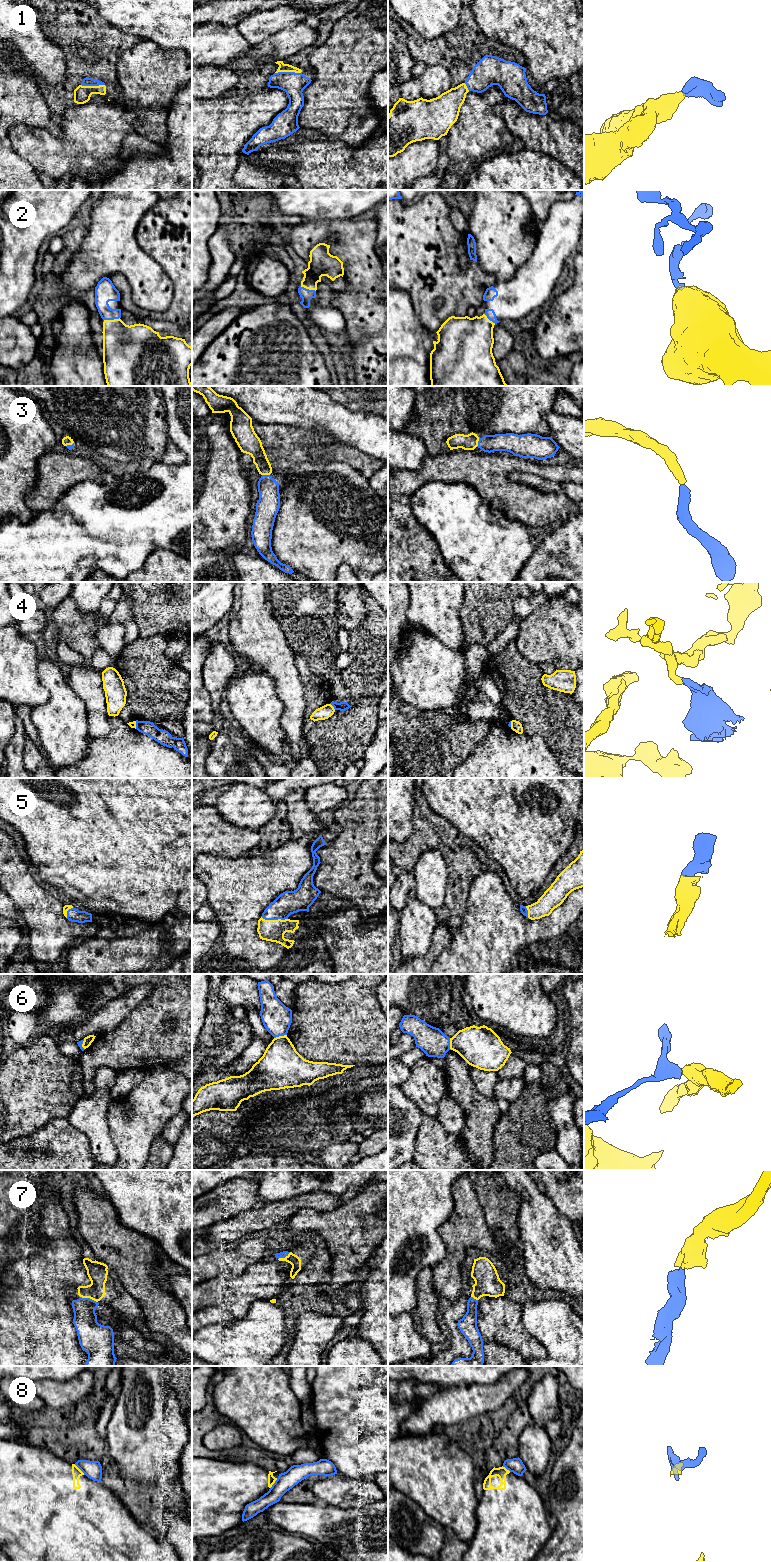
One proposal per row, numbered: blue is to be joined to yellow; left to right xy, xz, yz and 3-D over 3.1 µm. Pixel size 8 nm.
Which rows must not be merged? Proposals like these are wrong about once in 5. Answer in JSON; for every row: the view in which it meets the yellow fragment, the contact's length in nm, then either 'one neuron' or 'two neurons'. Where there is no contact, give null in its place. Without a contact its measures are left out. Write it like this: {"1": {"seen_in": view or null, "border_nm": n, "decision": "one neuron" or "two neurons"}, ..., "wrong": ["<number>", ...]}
{"1": {"seen_in": "xz", "border_nm": 200, "decision": "one neuron"}, "2": {"seen_in": "xy", "border_nm": 130, "decision": "one neuron"}, "3": {"seen_in": "xz", "border_nm": 60, "decision": "one neuron"}, "4": {"seen_in": "xz", "border_nm": 70, "decision": "two neurons"}, "5": {"seen_in": "xz", "border_nm": 220, "decision": "one neuron"}, "6": {"seen_in": "xz", "border_nm": 110, "decision": "two neurons"}, "7": {"seen_in": "xy", "border_nm": 140, "decision": "one neuron"}, "8": {"seen_in": "xy", "border_nm": 120, "decision": "two neurons"}, "wrong": ["4", "6", "8"]}

